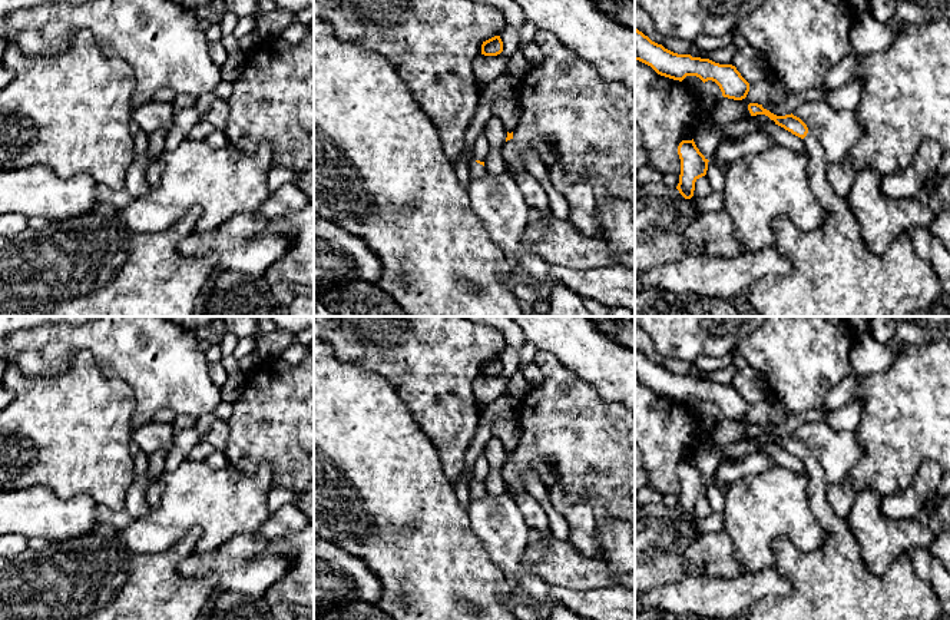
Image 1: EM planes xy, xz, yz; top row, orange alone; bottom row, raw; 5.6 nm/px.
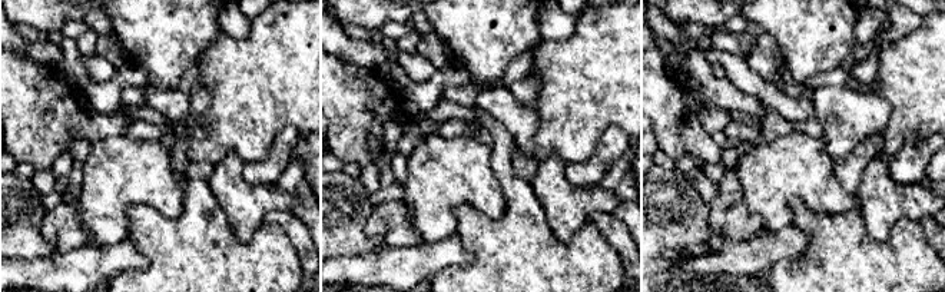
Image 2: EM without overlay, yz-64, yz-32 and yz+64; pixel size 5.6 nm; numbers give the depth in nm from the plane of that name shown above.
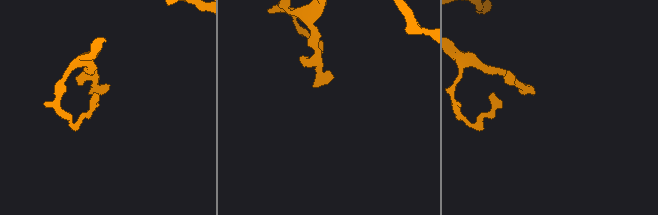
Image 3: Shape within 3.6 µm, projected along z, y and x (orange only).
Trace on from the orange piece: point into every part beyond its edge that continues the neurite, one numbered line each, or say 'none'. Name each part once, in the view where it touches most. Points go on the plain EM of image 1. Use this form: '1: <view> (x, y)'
1: xz (476, 490)

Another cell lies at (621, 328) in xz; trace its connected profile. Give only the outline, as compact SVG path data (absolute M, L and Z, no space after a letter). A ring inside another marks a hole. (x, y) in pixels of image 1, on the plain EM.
M587 316L609 338L635 351L635 316Z

